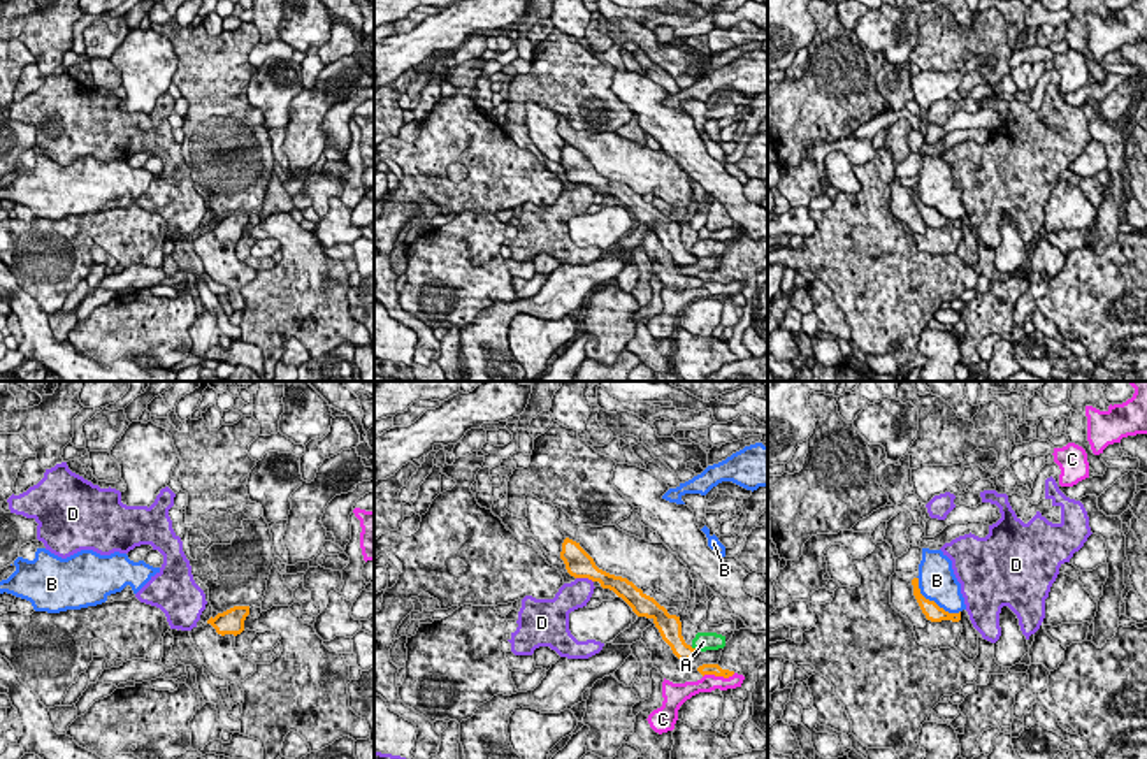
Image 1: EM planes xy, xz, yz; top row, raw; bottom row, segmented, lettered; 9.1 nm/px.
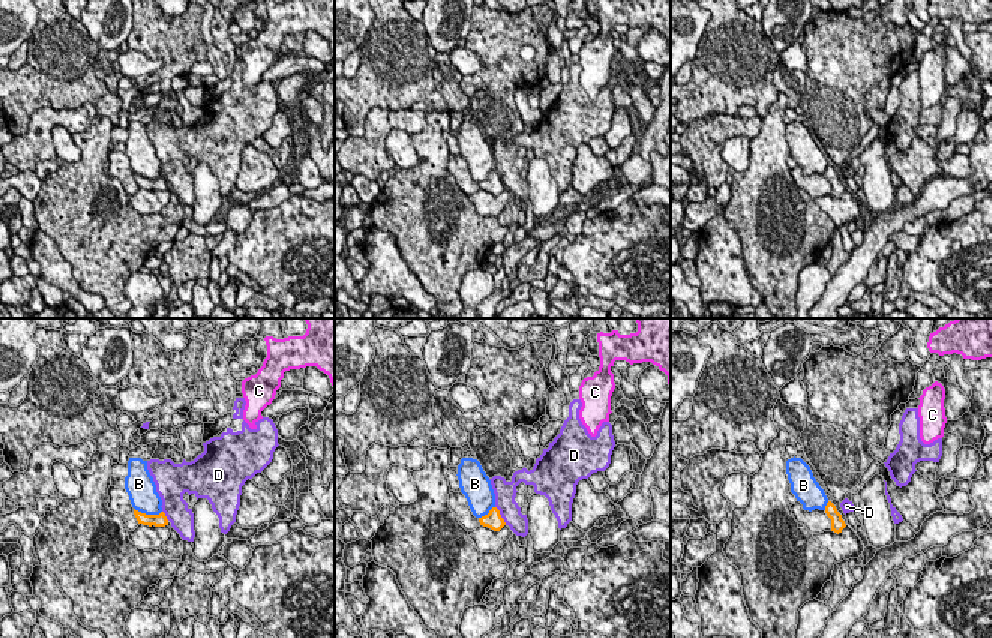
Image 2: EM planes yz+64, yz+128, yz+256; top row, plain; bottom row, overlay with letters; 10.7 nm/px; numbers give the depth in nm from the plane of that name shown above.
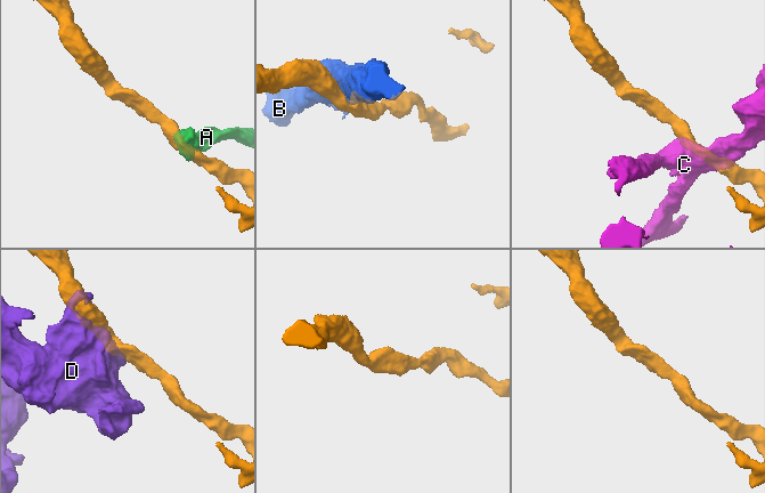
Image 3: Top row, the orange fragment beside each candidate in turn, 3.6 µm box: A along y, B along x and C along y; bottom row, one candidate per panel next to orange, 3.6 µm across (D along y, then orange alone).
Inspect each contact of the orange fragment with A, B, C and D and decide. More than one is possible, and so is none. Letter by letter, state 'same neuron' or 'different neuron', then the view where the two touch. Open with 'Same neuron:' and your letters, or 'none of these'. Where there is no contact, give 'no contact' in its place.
Same neuron: none of these
A: different neuron; meets orange in xz
B: different neuron; meets orange in yz
C: different neuron; meets orange in xz
D: different neuron; meets orange in xz

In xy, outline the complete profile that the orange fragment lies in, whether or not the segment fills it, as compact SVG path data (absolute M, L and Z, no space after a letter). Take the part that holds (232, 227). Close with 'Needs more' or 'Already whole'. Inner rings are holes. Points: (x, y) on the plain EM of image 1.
M234 213L223 220L218 220L214 225L211 223L207 230L211 230L218 241L241 241L244 237L244 227L249 221L249 213Z. Already whole

